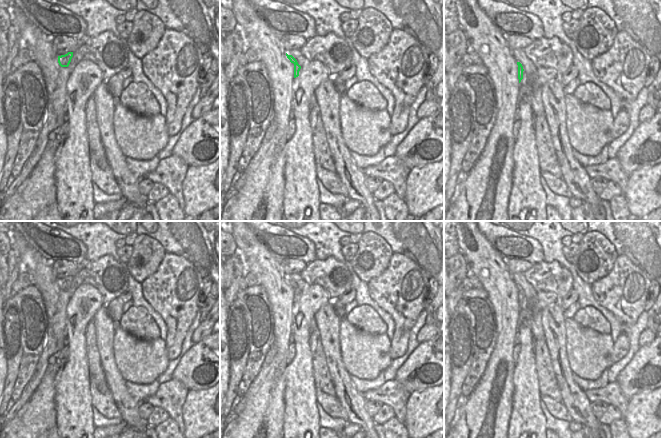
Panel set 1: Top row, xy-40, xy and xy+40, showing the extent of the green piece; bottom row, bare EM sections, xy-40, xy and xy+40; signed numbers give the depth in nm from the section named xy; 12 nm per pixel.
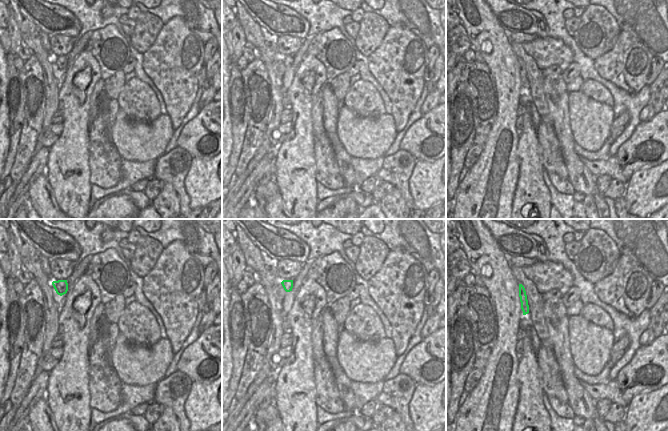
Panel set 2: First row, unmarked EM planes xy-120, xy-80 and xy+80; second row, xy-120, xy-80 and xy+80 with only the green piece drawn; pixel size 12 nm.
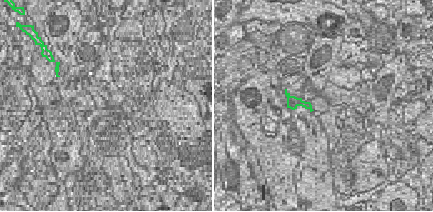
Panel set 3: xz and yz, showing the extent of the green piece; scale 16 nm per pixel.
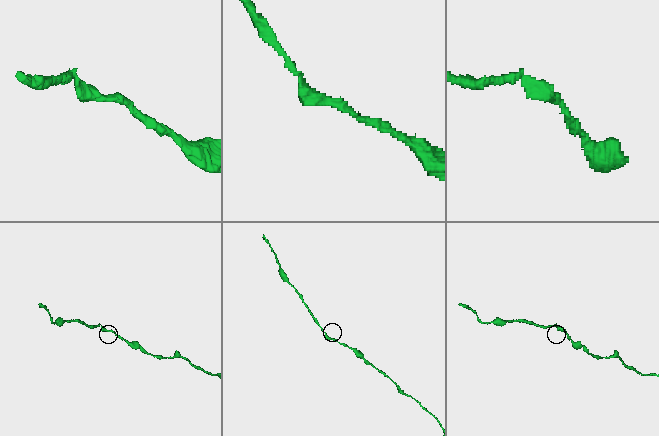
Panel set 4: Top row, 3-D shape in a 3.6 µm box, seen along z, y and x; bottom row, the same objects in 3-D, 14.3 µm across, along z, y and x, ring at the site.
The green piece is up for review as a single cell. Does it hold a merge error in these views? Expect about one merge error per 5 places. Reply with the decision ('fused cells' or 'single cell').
single cell

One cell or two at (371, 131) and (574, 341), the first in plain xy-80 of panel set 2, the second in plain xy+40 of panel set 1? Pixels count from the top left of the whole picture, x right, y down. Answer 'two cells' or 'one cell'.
one cell

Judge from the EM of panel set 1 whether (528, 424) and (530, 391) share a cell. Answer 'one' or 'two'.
one

